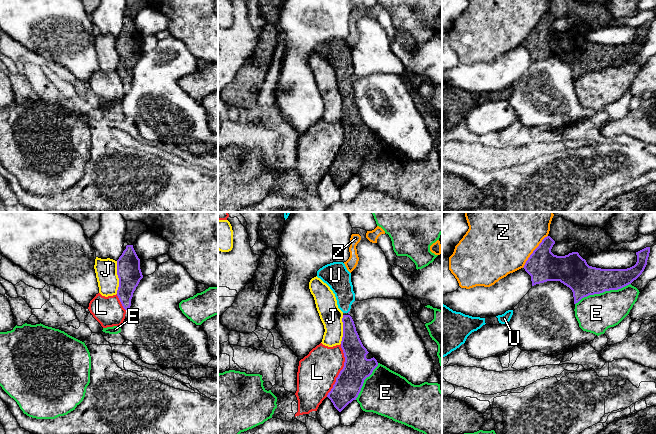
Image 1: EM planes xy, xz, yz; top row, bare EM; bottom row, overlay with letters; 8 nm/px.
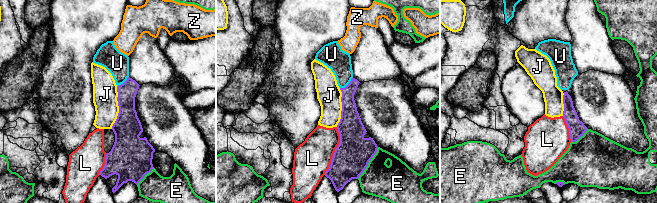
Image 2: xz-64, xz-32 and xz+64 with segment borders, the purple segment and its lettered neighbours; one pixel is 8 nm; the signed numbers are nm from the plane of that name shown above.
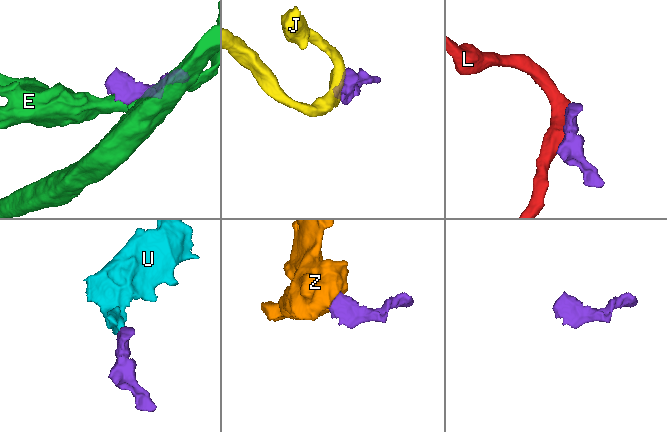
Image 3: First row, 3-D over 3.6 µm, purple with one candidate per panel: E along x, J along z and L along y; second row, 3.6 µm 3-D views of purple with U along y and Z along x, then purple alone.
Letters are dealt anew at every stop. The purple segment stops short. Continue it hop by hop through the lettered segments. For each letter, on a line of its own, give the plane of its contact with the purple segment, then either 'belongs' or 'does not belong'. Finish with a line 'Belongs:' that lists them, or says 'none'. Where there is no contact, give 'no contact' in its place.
E: contact in yz; does not belong
J: contact in xy; does not belong
L: contact in xz; does not belong
U: no contact; belongs
Z: contact in yz; does not belong
Belongs: U

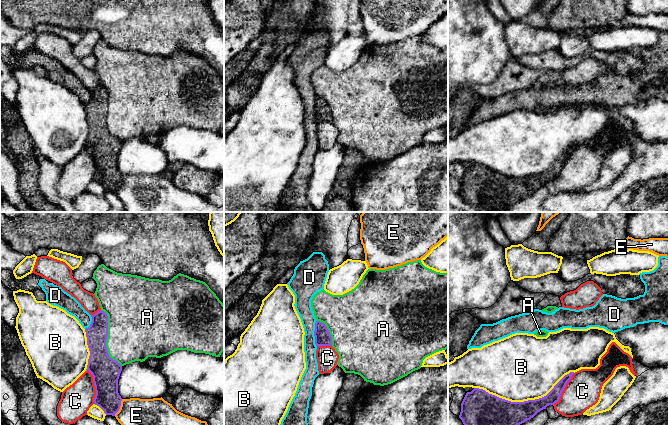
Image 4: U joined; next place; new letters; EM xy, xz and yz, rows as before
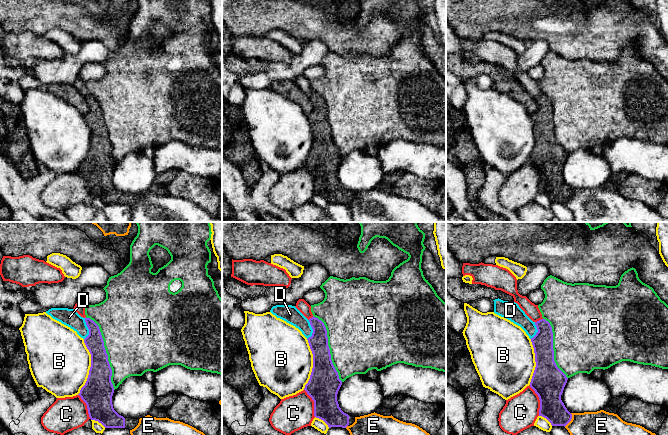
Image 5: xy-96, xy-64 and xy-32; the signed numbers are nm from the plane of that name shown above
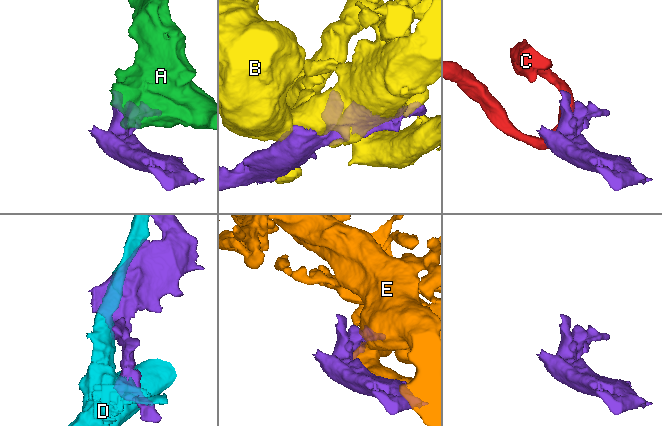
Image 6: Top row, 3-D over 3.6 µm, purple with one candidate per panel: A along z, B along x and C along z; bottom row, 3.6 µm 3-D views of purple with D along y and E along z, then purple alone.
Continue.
A: contact in xy; does not belong
B: contact in yz; does not belong
C: contact in xy; does not belong
D: contact in xz; does not belong
E: contact in xy; does not belong
Belongs: none

